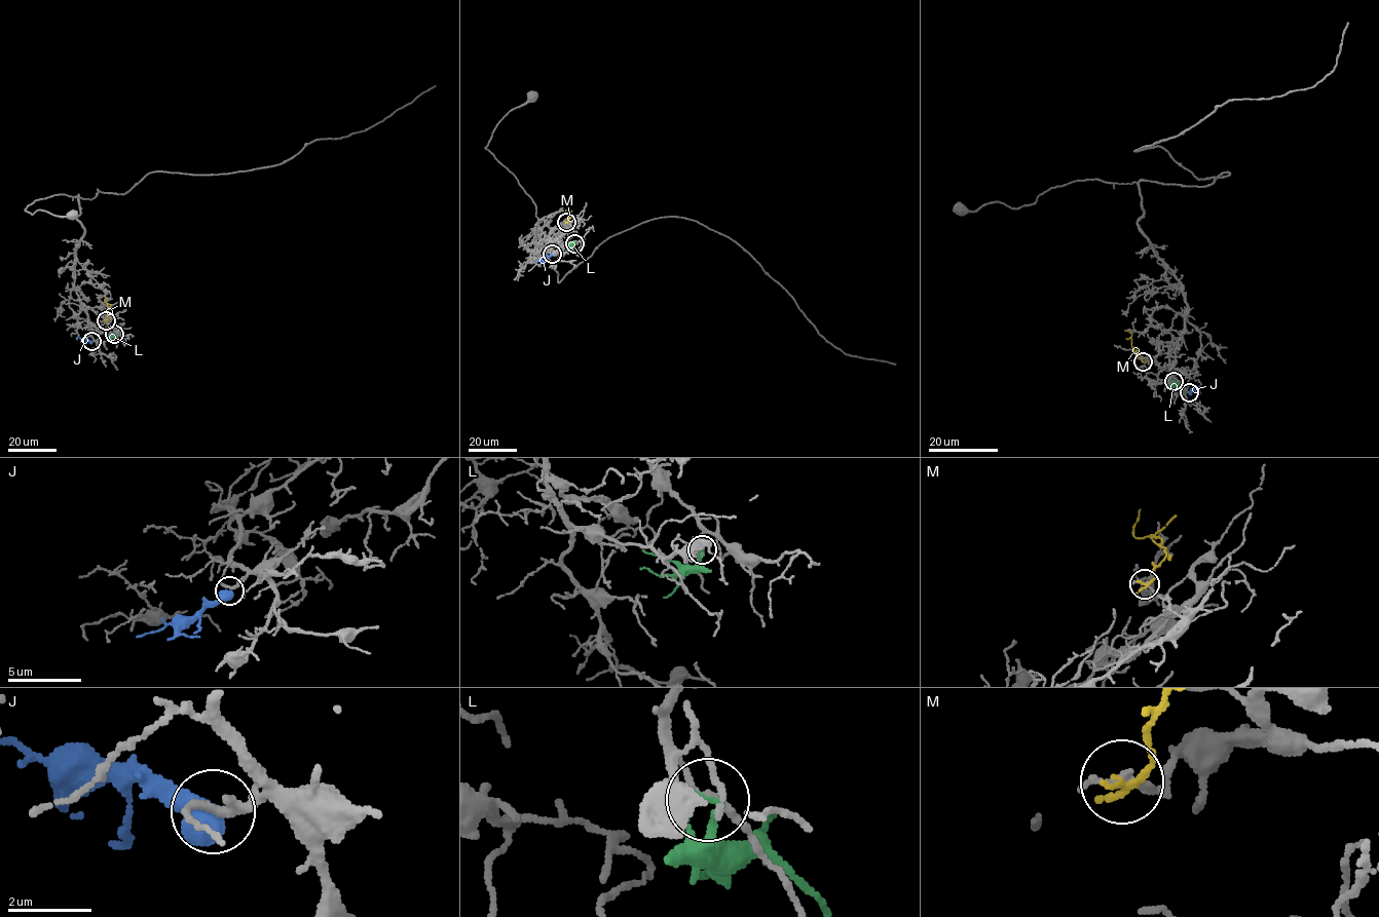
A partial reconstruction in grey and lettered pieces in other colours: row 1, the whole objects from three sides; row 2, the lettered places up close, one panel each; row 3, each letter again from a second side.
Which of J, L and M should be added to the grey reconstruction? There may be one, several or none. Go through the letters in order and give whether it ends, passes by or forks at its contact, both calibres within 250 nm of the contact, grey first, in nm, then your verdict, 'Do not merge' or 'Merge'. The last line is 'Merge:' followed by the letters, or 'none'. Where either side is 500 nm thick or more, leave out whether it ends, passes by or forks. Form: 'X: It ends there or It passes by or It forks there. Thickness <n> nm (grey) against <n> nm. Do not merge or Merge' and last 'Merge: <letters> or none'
J: Thickness 200 nm (grey) against 700 nm. Merge
L: It ends there. Thickness 140 nm (grey) against 170 nm. Do not merge
M: It ends there. Thickness 130 nm (grey) against 220 nm. Do not merge
Merge: J

